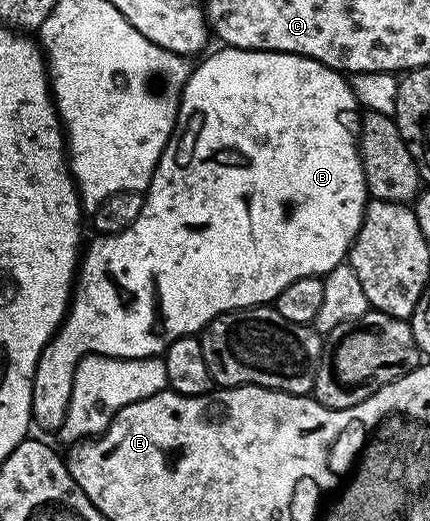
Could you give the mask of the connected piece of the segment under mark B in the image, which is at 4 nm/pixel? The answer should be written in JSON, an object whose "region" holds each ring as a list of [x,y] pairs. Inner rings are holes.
{"region":[[[222,46],[221,51],[217,51],[214,55],[206,54],[198,67],[194,66],[189,73],[189,79],[185,83],[185,88],[181,94],[181,109],[177,112],[177,125],[173,129],[173,135],[169,138],[169,143],[165,147],[165,152],[161,154],[161,161],[158,163],[155,173],[149,182],[148,191],[144,192],[145,204],[143,205],[143,213],[139,213],[139,217],[135,217],[135,221],[127,229],[123,229],[114,235],[97,235],[94,243],[84,248],[83,254],[79,259],[79,274],[75,279],[75,290],[71,296],[71,306],[65,316],[65,322],[61,324],[56,335],[50,339],[49,344],[43,349],[43,353],[39,357],[39,361],[35,365],[35,373],[33,374],[33,396],[31,397],[31,409],[33,410],[32,426],[34,428],[42,427],[45,431],[60,432],[65,414],[69,408],[71,401],[71,389],[73,388],[73,374],[77,368],[77,363],[86,355],[106,355],[112,359],[152,359],[164,353],[176,339],[182,339],[188,335],[197,335],[205,330],[205,326],[215,317],[219,317],[228,311],[242,311],[244,307],[260,307],[262,305],[272,304],[279,297],[279,293],[283,293],[283,289],[287,289],[287,285],[291,285],[291,281],[299,281],[299,277],[311,277],[319,275],[324,277],[331,269],[335,269],[338,265],[346,262],[349,248],[353,245],[353,238],[359,233],[361,222],[365,220],[365,204],[367,202],[367,188],[365,185],[365,174],[363,173],[363,165],[361,164],[361,152],[359,150],[359,139],[345,122],[349,119],[349,114],[353,110],[358,110],[359,104],[355,93],[352,92],[350,80],[346,78],[342,72],[331,69],[327,65],[323,65],[319,61],[309,59],[305,55],[288,55],[282,51],[248,51],[247,49],[239,49],[238,47]]]}

